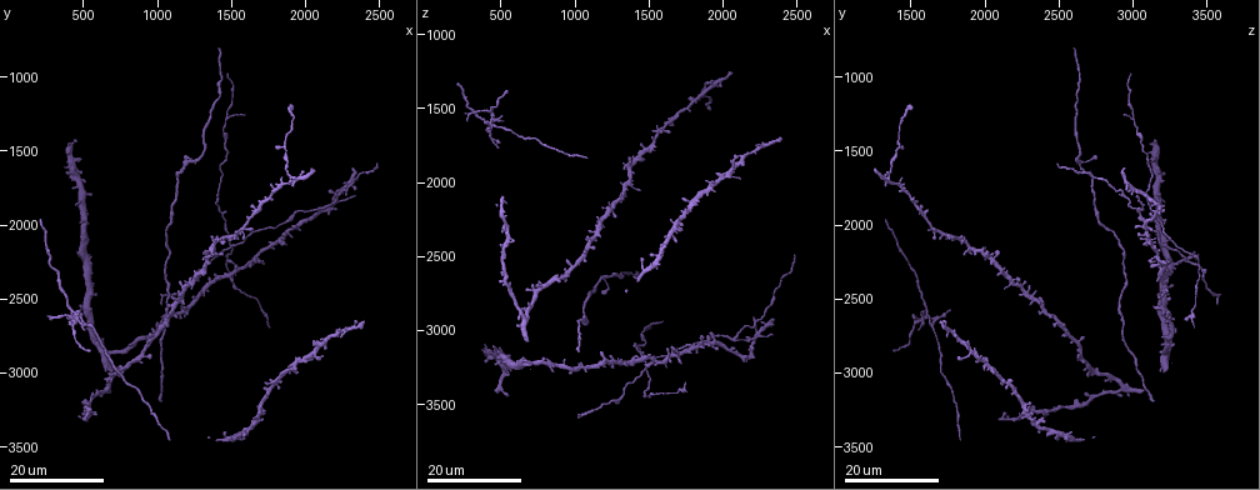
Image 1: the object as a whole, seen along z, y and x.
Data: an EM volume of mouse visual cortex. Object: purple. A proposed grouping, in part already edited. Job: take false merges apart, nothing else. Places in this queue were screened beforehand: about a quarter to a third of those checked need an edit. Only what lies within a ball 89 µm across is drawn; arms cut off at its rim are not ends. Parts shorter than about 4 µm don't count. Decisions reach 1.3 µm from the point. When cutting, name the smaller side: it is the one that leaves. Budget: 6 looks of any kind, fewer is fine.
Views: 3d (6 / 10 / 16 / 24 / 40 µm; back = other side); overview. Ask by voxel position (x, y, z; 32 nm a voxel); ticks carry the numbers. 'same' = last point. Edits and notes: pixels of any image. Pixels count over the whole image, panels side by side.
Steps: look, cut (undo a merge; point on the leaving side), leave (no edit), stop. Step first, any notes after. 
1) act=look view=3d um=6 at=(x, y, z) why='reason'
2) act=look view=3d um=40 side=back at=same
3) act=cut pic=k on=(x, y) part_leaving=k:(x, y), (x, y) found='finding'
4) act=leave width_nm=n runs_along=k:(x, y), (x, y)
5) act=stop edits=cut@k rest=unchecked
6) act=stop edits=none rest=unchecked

act=look view=3d um=24 at=(1200, 2580, 3200)

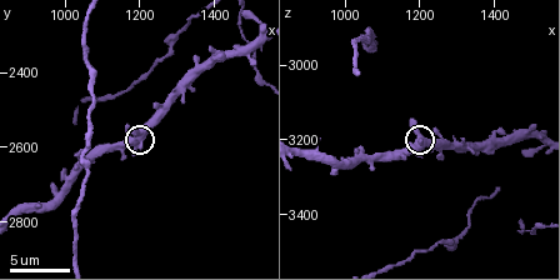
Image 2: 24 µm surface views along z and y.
act=look view=3d um=10 at=(1200, 2570, 3190) why='zoom in'

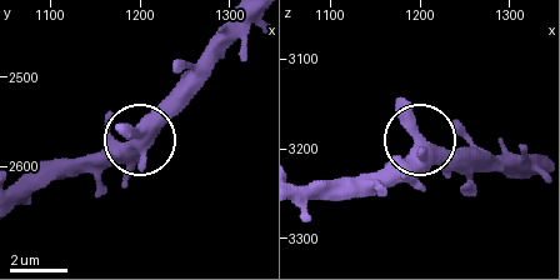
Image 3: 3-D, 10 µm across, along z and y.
act=leave runs_along=3:(333, 183), (380, 180), (420, 141), (466, 151), (461, 135) found='all the same neuron'

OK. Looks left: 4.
act=look view=3d um=16 at=(1060, 2600, 2920)

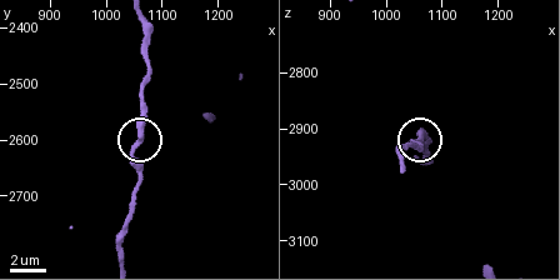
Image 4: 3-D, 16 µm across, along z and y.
act=look view=3d um=16 side=back at=(1060, 2600, 2915) why='other side'

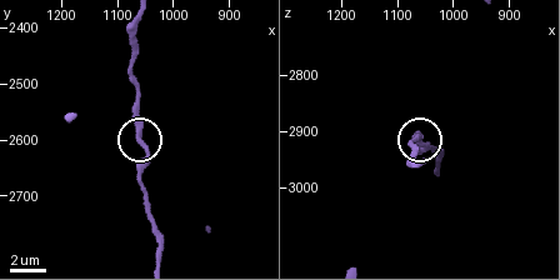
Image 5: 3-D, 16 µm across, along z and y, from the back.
act=leave width_nm=320 found='one neuron here'

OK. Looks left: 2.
act=look view=3d um=24 at=(1480, 2160, 3260) why='branch point'

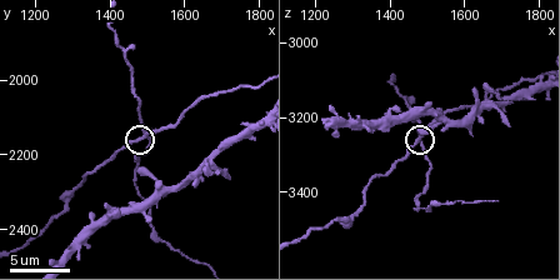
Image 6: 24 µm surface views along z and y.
act=look view=3d um=6 at=(1480, 2160, 3260)

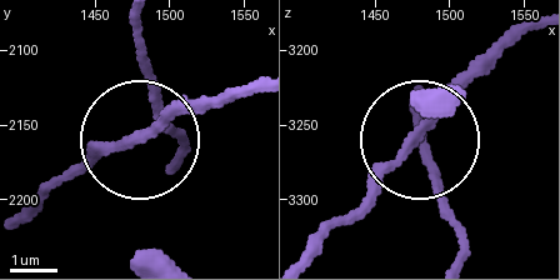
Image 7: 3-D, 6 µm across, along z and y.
act=leave width_nm=160 runs_along=7:(533, 26), (346, 223) found='continuous, no second neuron'

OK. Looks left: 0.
act=stop edits=none rest=unchecked

